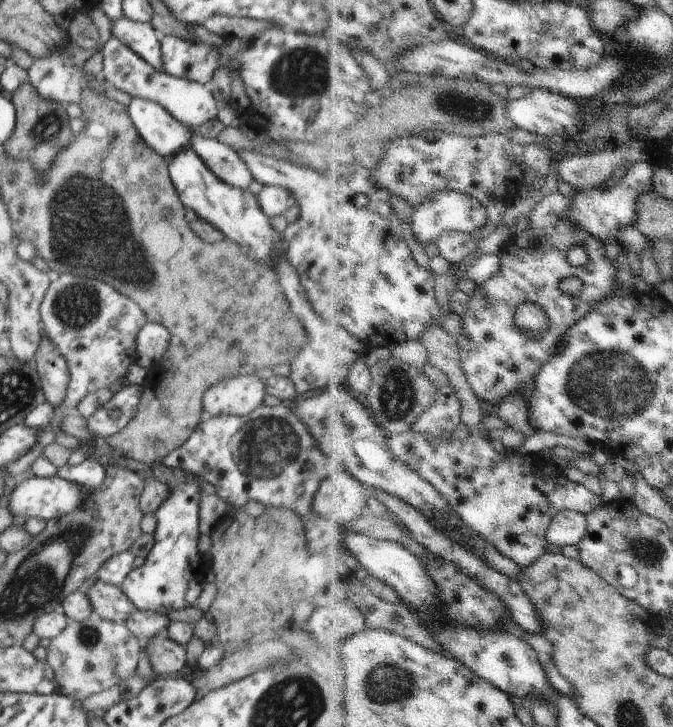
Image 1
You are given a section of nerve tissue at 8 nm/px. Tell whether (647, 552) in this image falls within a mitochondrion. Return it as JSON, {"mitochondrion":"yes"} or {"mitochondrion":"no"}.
{"mitochondrion":"yes"}

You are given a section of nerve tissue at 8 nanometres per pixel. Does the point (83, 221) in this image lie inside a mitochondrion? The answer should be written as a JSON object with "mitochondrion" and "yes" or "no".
{"mitochondrion":"yes"}

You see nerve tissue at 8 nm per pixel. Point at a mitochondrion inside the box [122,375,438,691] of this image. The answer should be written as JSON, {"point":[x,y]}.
{"point":[265,447]}

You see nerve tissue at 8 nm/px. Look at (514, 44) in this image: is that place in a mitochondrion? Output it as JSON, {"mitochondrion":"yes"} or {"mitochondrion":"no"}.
{"mitochondrion":"no"}

